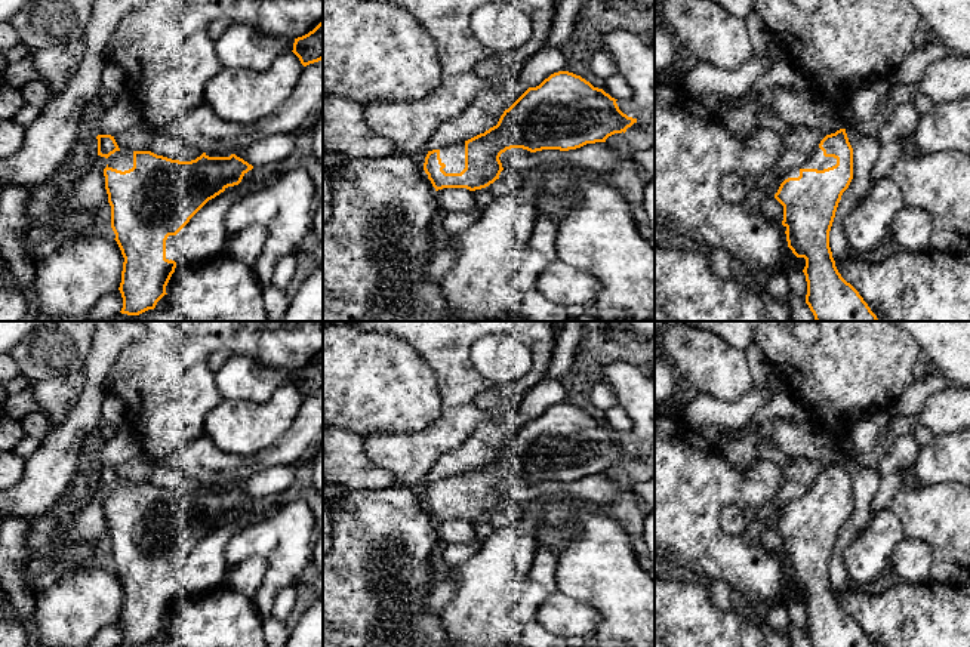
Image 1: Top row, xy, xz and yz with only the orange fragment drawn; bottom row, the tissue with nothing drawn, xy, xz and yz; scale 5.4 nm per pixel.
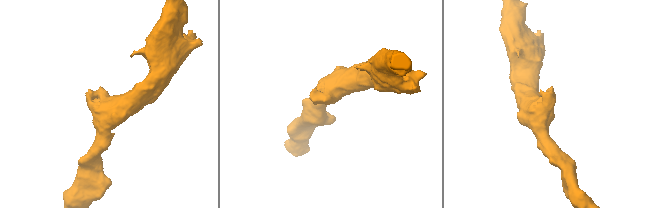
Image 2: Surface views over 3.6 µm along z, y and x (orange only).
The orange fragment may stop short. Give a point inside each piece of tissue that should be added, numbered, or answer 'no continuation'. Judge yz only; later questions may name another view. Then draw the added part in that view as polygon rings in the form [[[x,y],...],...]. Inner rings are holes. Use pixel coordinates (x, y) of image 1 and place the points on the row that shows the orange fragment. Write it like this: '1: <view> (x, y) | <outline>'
1: yz (818, 160) | [[[817,147],[812,157],[798,169],[791,169],[789,172],[785,173],[785,179],[788,178],[798,178],[801,169],[817,169],[823,170],[828,167],[832,167],[837,164],[837,158],[834,157],[825,157],[823,151]]]

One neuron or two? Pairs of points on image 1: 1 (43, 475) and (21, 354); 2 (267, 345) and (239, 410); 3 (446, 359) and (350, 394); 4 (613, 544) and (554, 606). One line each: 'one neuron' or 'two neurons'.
1: two neurons
2: two neurons
3: two neurons
4: two neurons

